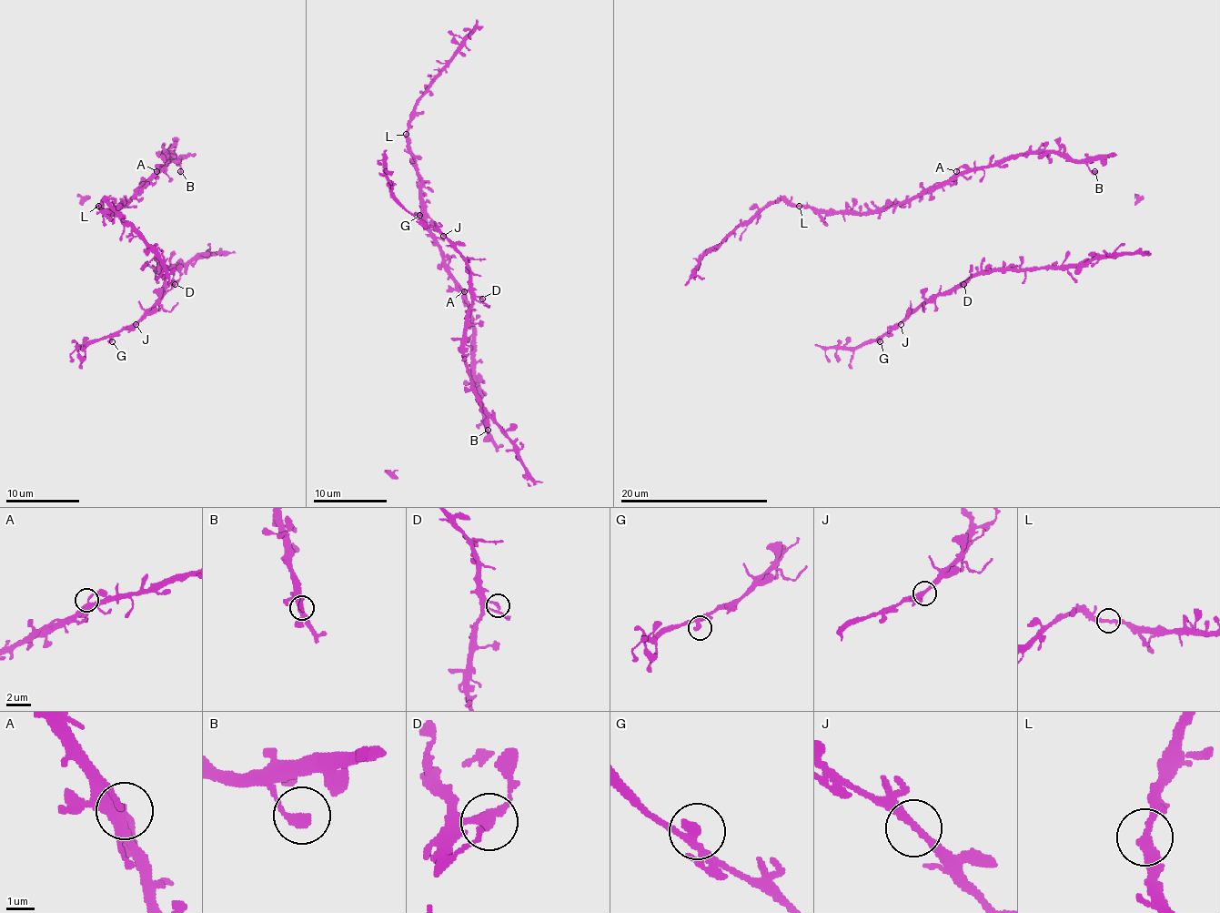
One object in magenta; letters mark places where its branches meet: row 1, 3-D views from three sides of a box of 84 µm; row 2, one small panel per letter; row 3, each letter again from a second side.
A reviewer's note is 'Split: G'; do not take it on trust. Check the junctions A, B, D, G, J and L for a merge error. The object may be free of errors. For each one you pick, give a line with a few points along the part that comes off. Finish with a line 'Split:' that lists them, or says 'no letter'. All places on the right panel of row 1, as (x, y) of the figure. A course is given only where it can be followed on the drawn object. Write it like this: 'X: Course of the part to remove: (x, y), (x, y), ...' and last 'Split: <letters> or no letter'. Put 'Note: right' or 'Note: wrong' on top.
Note: wrong
Split: no letter

